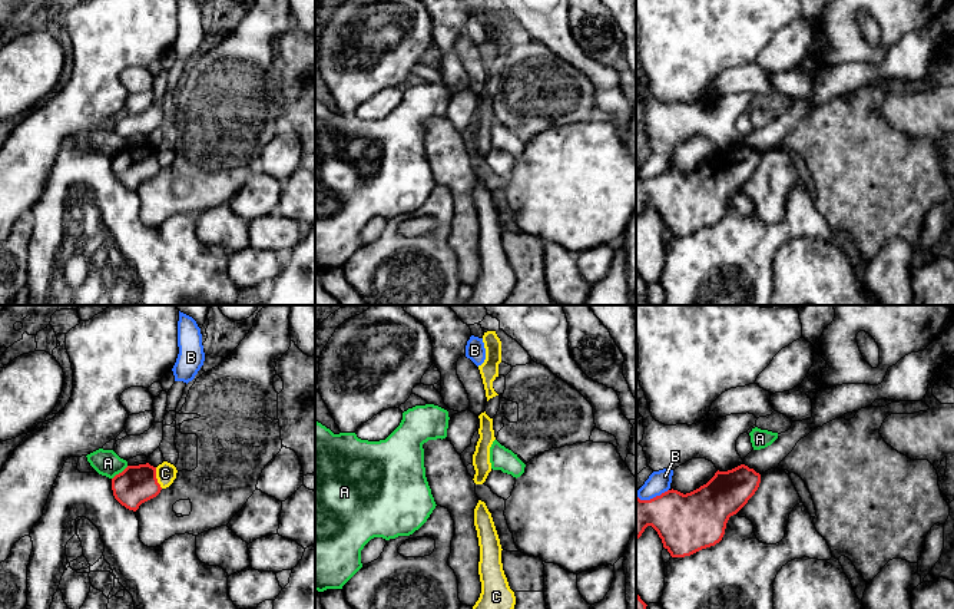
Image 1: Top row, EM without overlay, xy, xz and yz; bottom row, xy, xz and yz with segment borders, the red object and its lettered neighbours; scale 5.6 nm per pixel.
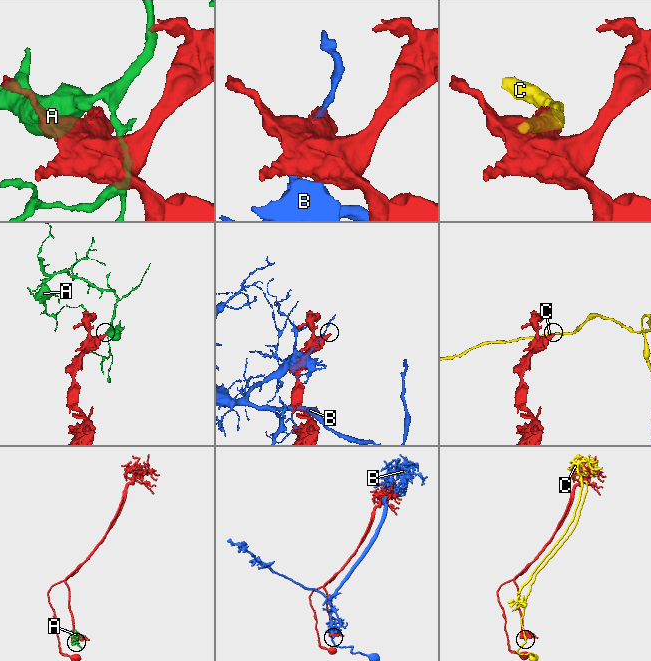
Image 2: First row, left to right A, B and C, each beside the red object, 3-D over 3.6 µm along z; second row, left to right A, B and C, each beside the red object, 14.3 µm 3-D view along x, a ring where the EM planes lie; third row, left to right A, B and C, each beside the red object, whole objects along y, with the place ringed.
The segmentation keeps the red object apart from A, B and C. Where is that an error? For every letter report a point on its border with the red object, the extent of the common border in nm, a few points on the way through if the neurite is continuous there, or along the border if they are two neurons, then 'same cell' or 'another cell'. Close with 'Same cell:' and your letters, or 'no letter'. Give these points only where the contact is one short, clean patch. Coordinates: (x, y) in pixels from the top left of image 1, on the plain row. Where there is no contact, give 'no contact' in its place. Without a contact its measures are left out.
A: xy (119, 152) | 120 nm | along xy (128, 145), (112, 158) | another cell
B: yz (653, 176) | 190 nm | another cell
C: xy (155, 156) | 130 nm | another cell
Same cell: no letter

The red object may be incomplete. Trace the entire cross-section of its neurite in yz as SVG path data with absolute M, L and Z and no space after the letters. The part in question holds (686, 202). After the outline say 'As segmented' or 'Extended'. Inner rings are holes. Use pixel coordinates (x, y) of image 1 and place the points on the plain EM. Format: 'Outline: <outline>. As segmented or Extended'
Outline: M741 143L728 150L718 149L706 163L686 173L672 168L650 179L636 175L636 219L652 205L672 236L690 235L715 225L722 219L729 196L748 182L759 162L761 153Z. As segmented

